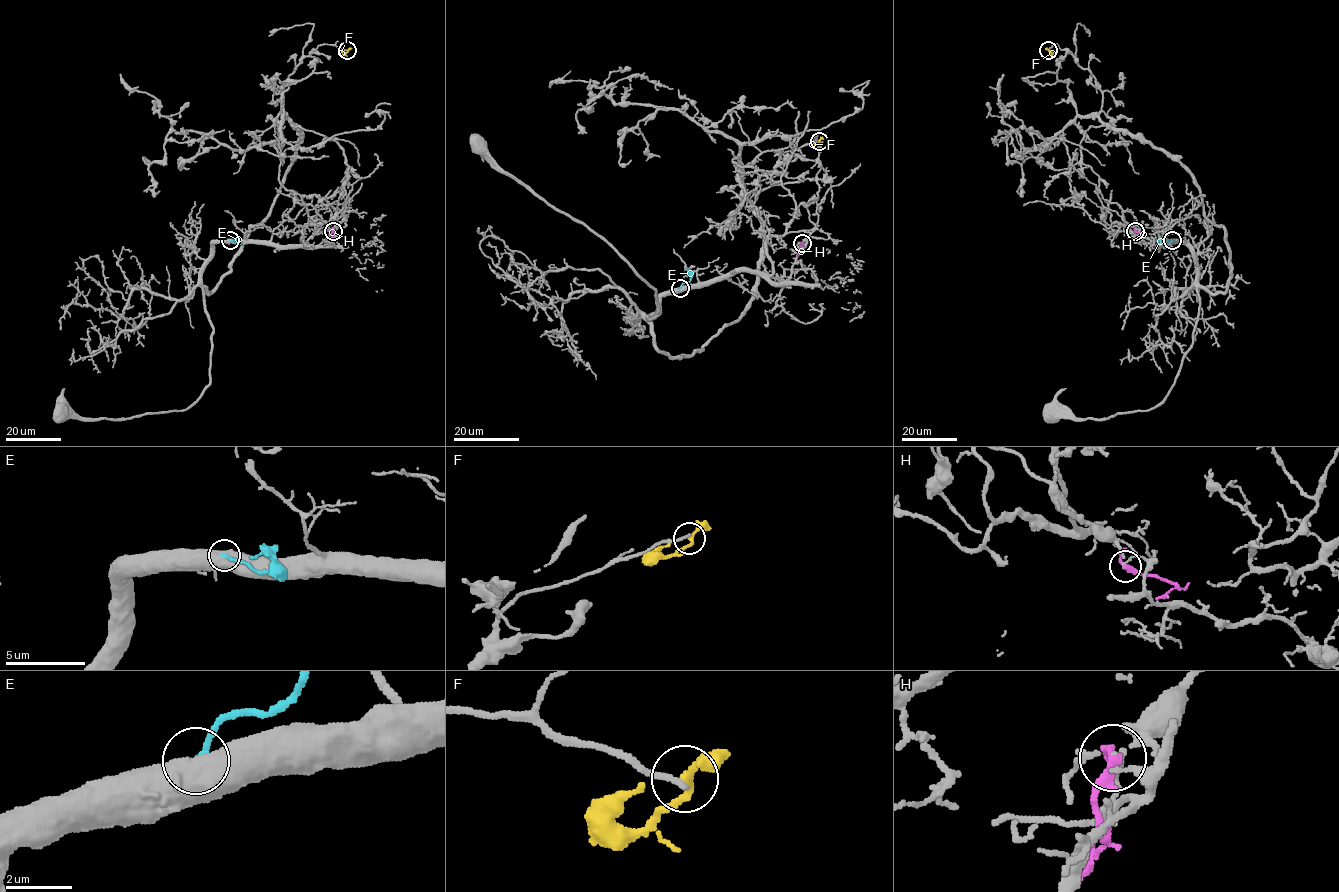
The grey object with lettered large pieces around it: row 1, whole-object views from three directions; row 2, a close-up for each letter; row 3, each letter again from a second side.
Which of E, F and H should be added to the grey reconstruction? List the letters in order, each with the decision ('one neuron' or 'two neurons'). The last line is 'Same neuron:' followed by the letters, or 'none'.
E: two neurons
F: two neurons
H: two neurons
Same neuron: none

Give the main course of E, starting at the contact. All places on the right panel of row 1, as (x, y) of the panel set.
E: (1173, 239), (1164, 243), (1157, 240)

